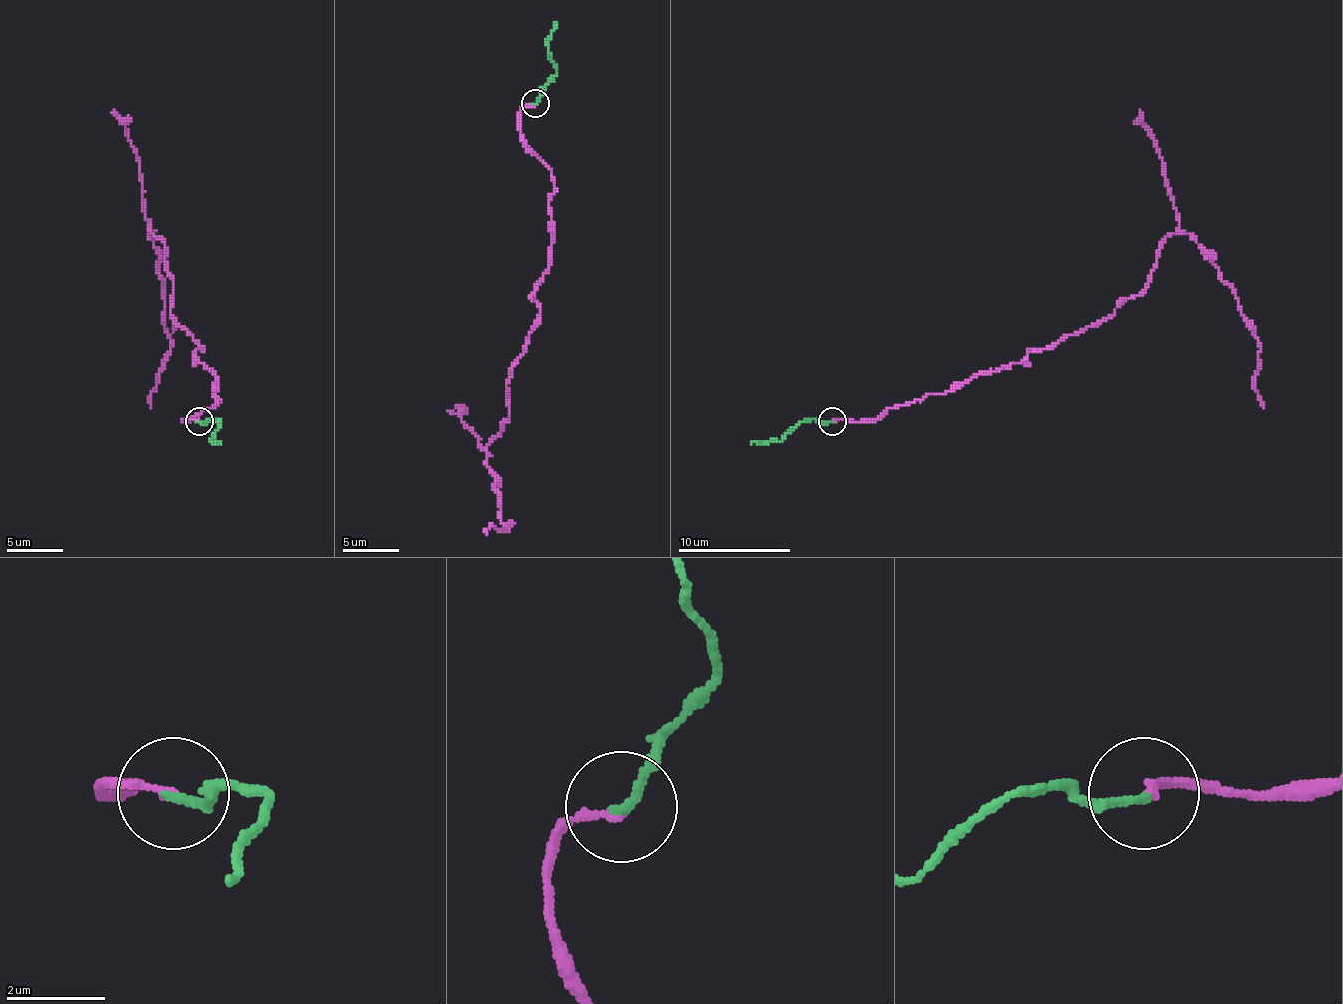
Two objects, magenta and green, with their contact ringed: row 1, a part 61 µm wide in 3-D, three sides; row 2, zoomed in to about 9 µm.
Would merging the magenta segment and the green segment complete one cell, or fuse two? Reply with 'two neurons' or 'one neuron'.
one neuron

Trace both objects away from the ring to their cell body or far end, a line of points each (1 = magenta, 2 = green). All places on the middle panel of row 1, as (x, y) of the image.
1: (534, 104), (520, 140), (551, 171), (548, 270), (486, 447), (506, 529), (486, 534)
2: (534, 104), (557, 73), (548, 50), (557, 22)

